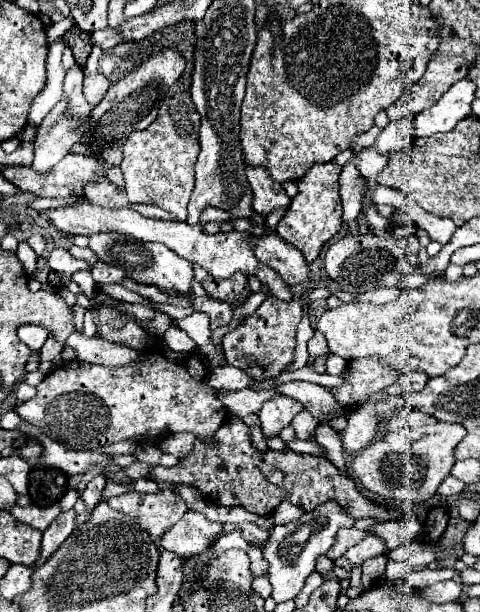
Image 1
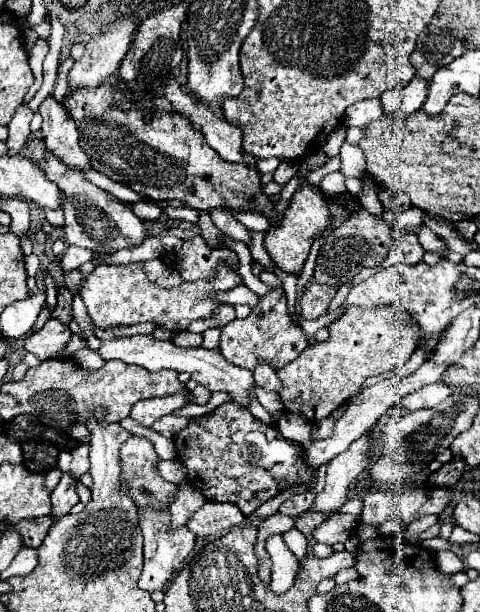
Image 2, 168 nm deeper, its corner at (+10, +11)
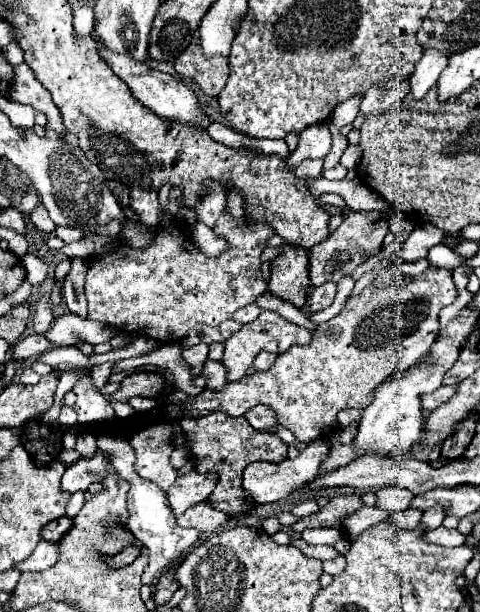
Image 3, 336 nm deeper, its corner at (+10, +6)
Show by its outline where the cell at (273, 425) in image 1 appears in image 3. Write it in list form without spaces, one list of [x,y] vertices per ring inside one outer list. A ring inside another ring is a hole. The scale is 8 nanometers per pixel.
[[[260,352],[260,354],[256,356],[256,360],[254,360],[256,372],[266,372],[266,370],[270,370],[272,364],[274,364],[274,360],[276,360],[276,354],[272,354],[272,352]]]

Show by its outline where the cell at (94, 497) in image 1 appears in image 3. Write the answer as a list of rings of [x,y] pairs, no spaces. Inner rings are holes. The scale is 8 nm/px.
[[[90,432],[80,434],[80,436],[78,436],[78,442],[76,442],[76,450],[78,450],[80,456],[84,456],[84,458],[94,456],[94,452],[96,452],[96,438],[94,438],[94,434],[90,434]]]

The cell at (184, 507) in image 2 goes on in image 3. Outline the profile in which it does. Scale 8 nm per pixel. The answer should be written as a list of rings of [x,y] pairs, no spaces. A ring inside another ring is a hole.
[[[194,468],[186,474],[180,474],[176,478],[174,486],[170,486],[170,490],[166,490],[170,508],[174,510],[176,516],[180,516],[190,506],[204,502],[210,496],[210,492],[214,490],[216,482],[218,482],[216,474],[202,474],[202,472],[196,472]]]

